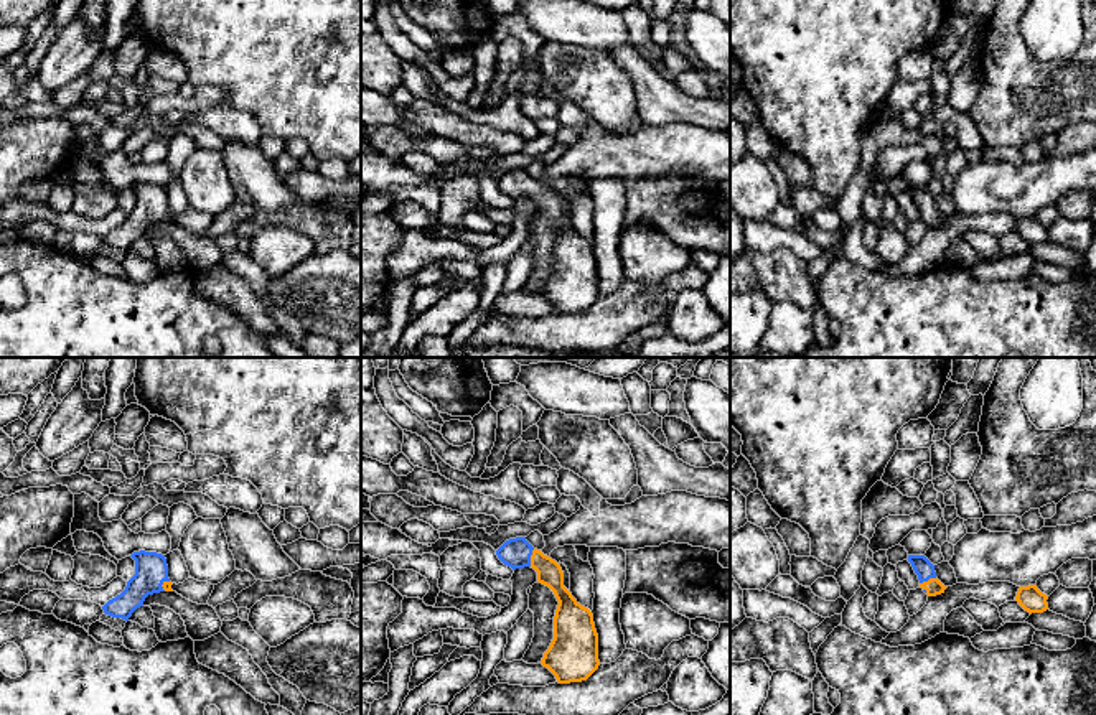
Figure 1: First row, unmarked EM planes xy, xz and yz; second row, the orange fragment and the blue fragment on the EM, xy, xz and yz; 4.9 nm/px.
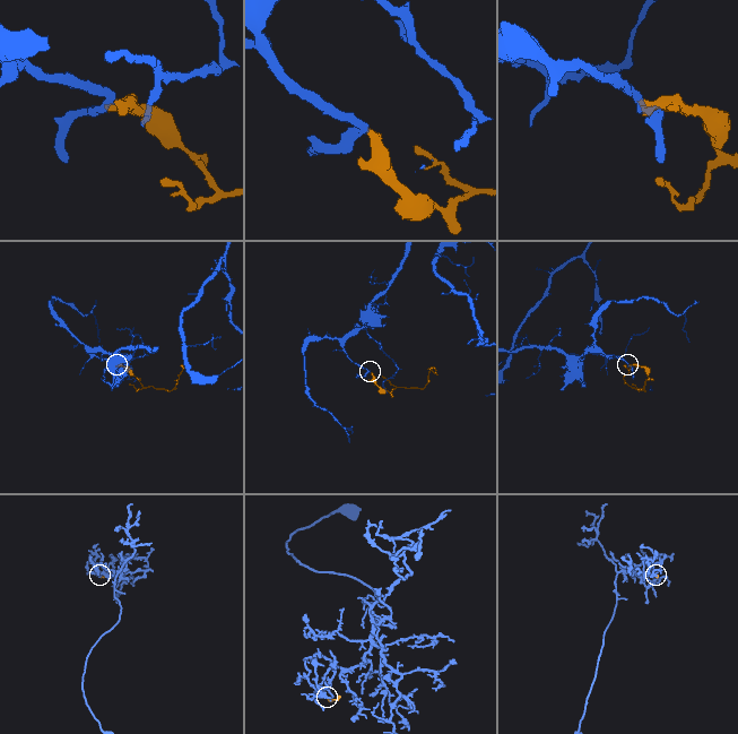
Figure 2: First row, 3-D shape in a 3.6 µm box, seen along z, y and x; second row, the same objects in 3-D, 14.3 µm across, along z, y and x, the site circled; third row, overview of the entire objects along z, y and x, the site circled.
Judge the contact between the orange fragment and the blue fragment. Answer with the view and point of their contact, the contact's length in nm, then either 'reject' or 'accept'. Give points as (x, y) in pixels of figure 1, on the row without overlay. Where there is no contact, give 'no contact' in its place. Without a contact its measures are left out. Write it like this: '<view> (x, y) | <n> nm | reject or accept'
xz (531, 188) | 90 nm | accept

